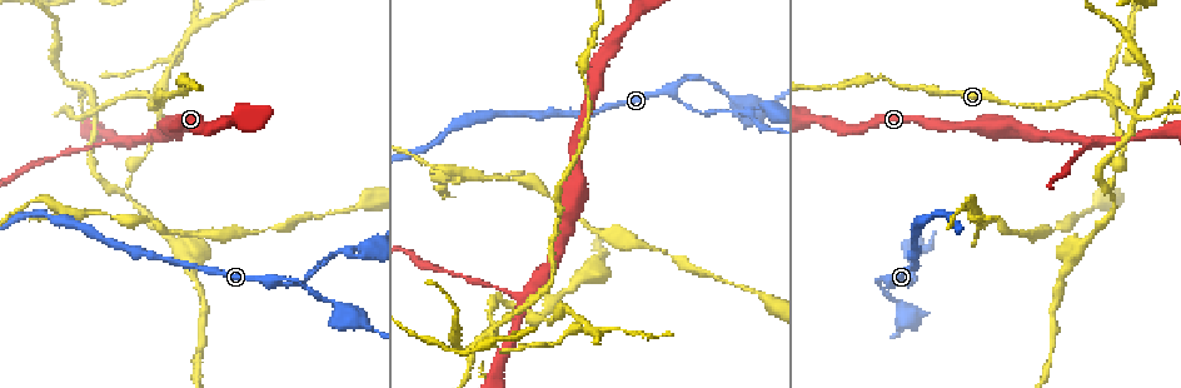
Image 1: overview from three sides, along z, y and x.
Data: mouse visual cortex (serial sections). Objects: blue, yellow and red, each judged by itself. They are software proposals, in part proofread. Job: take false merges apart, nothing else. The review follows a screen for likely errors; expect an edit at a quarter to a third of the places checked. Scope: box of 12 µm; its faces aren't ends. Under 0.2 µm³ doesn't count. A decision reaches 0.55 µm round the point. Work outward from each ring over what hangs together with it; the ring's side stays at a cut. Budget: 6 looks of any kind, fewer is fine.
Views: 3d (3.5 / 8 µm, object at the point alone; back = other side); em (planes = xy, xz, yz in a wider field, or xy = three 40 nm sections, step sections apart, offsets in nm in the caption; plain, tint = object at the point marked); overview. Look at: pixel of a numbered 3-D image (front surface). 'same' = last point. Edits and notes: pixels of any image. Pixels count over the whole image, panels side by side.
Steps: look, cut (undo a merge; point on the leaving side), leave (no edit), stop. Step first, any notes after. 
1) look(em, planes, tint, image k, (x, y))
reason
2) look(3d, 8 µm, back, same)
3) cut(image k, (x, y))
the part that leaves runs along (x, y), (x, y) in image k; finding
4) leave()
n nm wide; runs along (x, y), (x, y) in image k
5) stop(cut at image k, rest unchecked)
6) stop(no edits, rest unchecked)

look(3d, 3.5 µm, image 1, (671, 87))

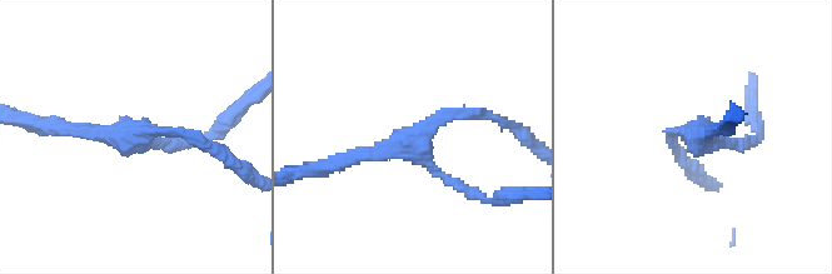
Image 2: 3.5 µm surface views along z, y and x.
look(em, xy, step 5, plain, image 2, (136, 135))
3 arms; arms of 150, 150, 200 nm; shape alone is not enough

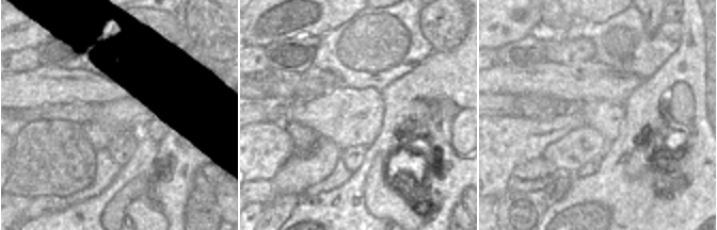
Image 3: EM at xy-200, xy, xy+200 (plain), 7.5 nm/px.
look(em, xy, step 5, tint, same)

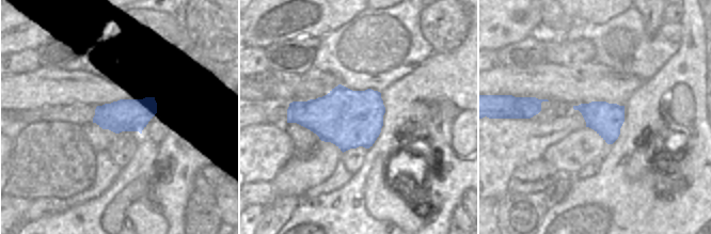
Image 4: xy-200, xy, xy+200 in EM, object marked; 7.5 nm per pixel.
leave()
runs along (328, 167), (417, 140), (447, 115), (489, 115) in image 2; one cell here

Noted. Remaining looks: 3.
look(3d, 3.5 µm, image 1, (749, 114))
arms run side by side

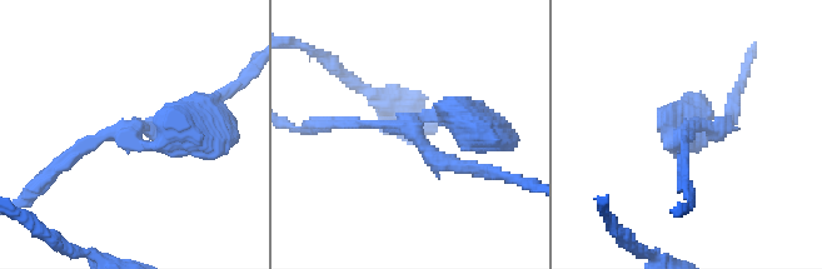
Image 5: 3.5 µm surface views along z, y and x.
look(em, xy, step 3, tint, image 5, (405, 127))
3 arms; arms of 150, 200, 350 nm; need the tissue

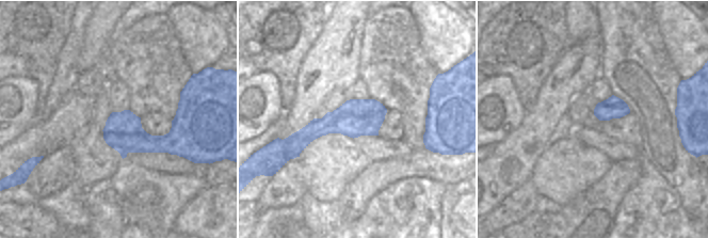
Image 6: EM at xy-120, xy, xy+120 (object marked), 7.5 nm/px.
look(em, xy, step 2, tint, same)
cut it another way

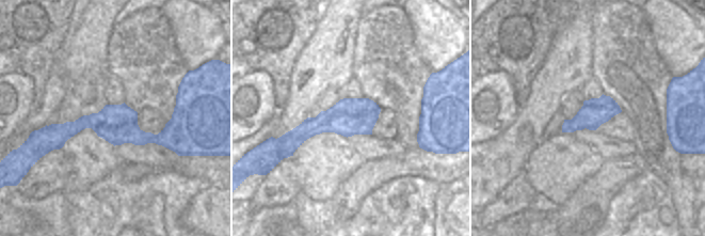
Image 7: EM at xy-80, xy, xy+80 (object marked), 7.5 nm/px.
leave()
runs along (181, 109), (161, 138), (115, 123), (44, 134) in image 7; all the same cell

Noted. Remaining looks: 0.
stop(no edits, rest unchecked)

